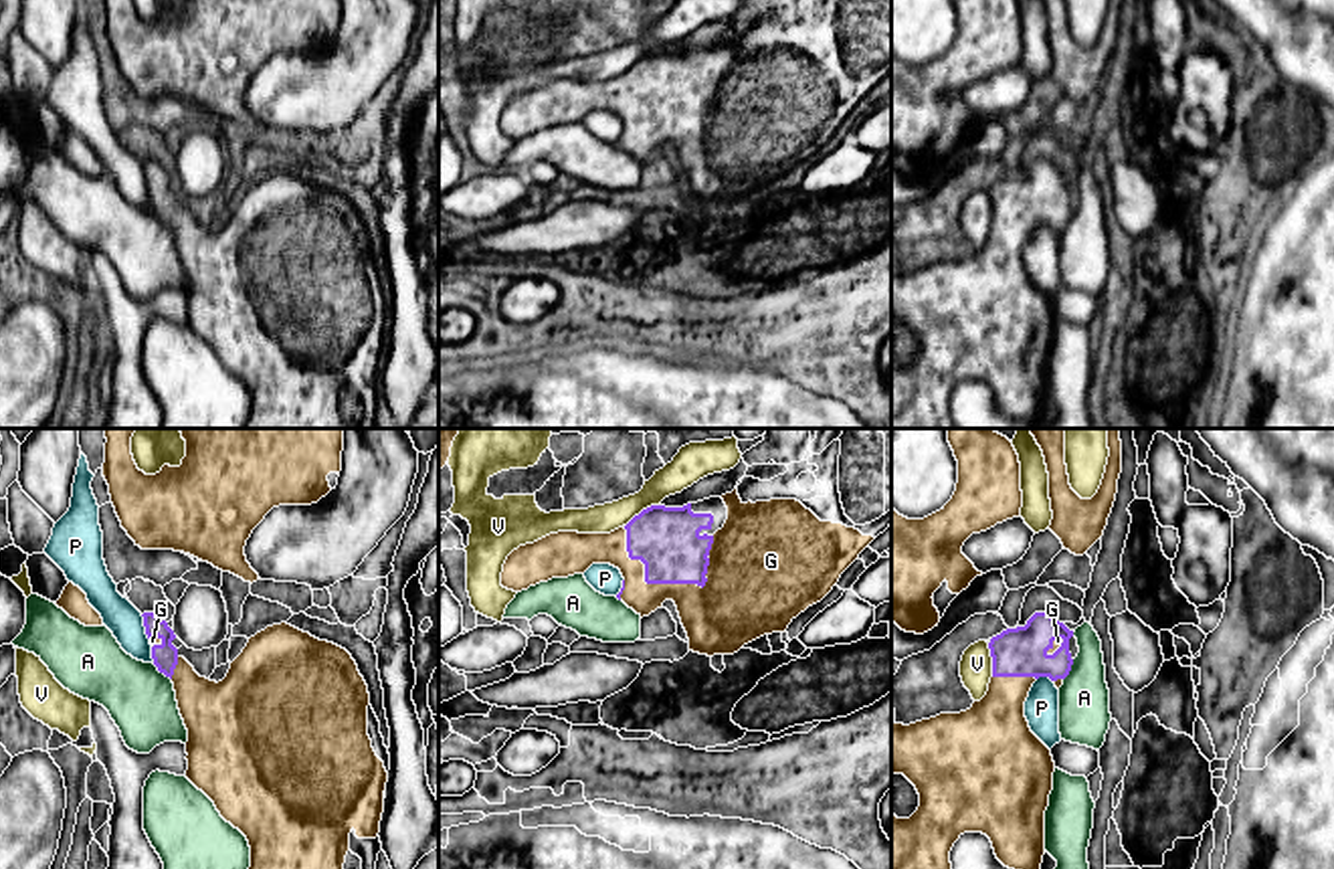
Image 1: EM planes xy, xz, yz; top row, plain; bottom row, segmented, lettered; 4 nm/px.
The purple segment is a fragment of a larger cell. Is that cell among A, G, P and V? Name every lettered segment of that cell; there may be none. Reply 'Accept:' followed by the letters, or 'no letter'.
Accept: G

